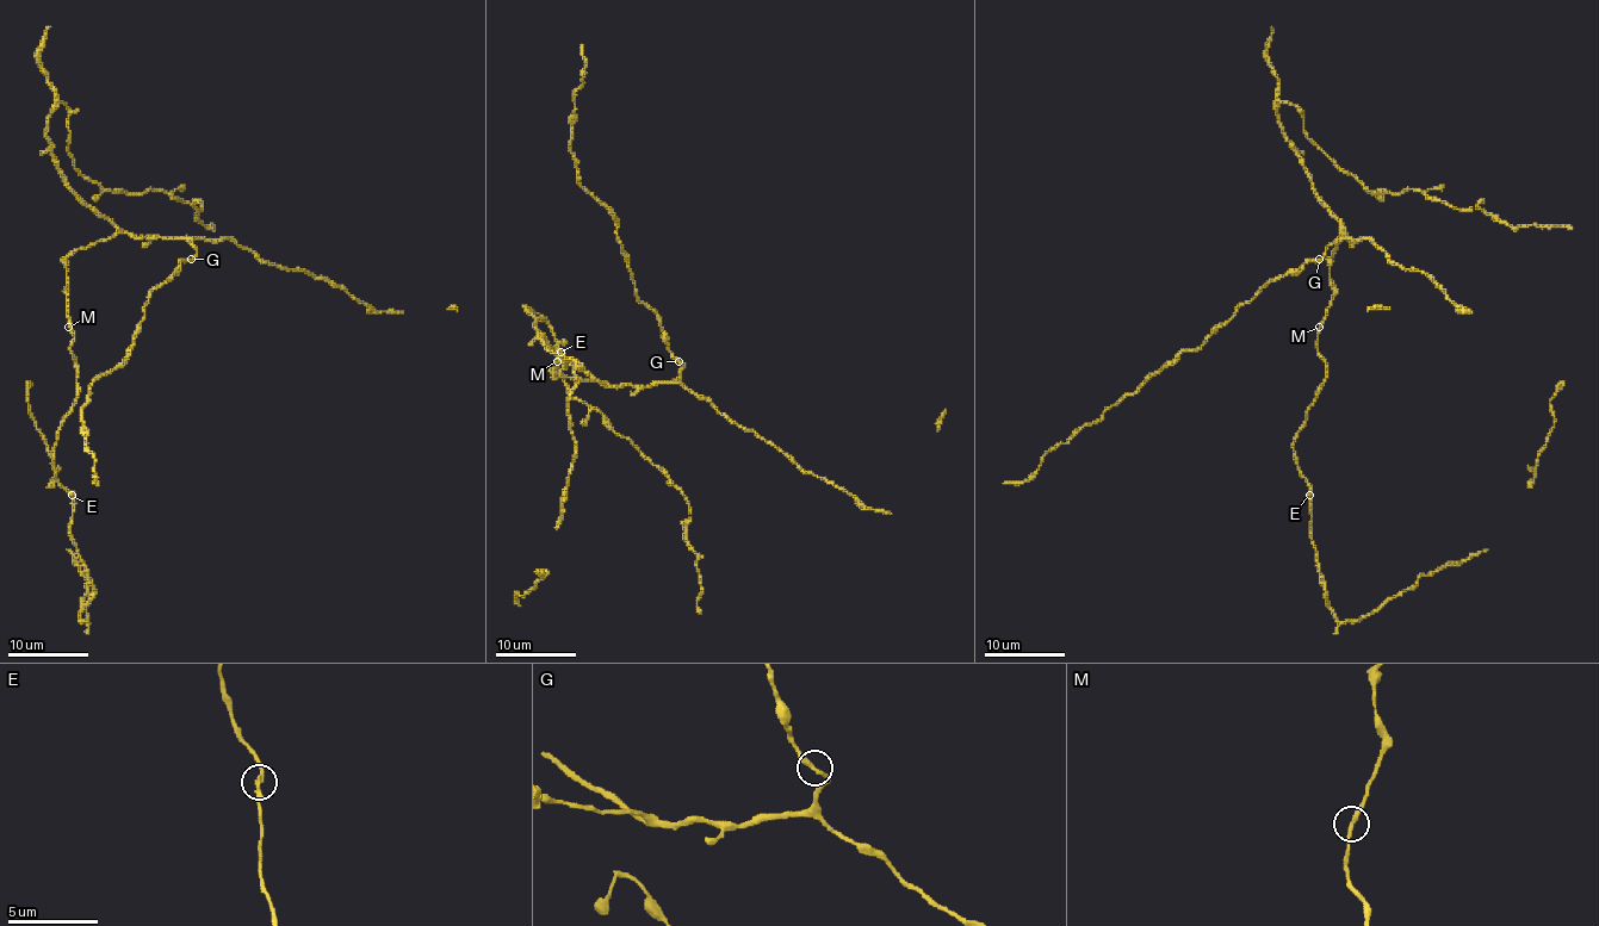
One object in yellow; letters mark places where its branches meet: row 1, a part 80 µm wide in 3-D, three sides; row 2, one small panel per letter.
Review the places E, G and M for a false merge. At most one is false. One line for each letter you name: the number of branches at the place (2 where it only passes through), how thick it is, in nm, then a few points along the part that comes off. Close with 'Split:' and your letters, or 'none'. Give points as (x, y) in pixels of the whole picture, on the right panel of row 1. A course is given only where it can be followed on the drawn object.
Split: none

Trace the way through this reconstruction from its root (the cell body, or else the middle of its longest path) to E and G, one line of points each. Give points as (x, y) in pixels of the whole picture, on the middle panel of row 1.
E: (558, 361), (563, 359), (558, 359), (564, 367), (564, 355), (540, 337), (551, 352), (561, 352)
G: (558, 361), (555, 376), (555, 371), (607, 385), (645, 387), (671, 383), (685, 367), (679, 361)

